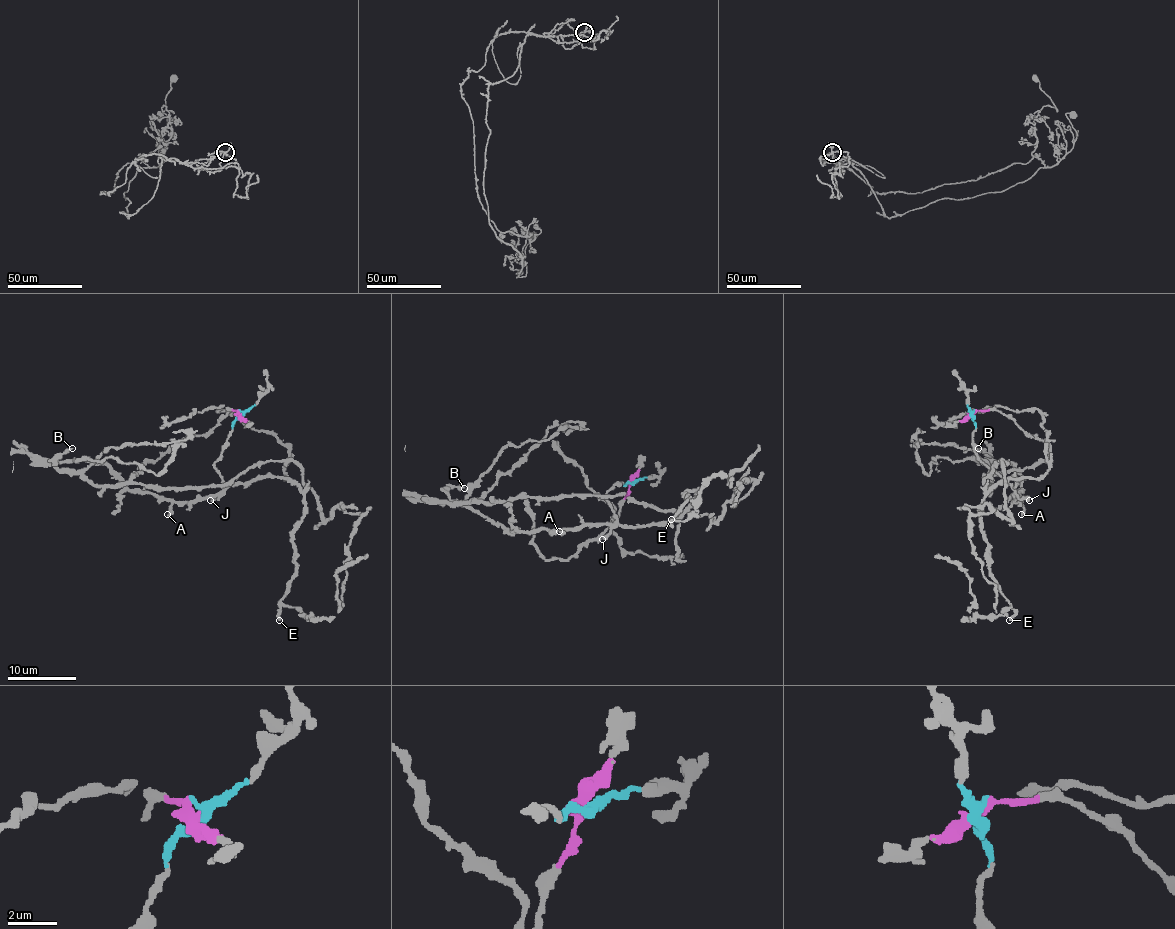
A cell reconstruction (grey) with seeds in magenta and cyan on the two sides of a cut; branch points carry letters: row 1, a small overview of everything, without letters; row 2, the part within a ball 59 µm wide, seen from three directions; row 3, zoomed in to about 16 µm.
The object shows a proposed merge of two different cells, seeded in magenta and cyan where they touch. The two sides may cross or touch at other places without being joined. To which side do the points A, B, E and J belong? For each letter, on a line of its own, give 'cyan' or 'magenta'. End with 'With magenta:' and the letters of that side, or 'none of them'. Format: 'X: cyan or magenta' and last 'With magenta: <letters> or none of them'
A: cyan
B: cyan
E: cyan
J: cyan
With magenta: none of them

